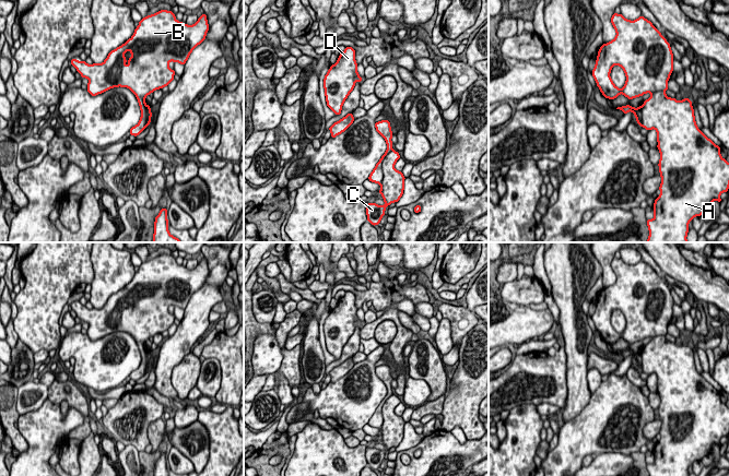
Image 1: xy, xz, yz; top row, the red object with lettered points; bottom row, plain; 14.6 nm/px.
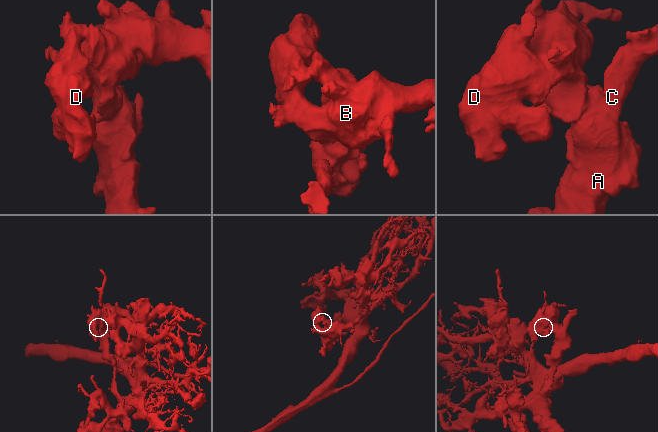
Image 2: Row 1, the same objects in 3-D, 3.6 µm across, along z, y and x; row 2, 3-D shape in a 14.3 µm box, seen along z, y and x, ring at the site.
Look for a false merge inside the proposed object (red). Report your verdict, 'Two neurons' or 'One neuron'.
One neuron

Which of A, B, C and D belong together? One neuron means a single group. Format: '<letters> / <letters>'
A B C D

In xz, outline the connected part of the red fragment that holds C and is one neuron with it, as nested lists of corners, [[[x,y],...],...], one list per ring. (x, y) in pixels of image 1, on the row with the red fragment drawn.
[[[381,120],[375,123],[376,131],[385,139],[387,151],[376,164],[371,172],[368,180],[380,185],[379,193],[381,194],[385,205],[376,203],[366,204],[367,221],[373,225],[378,225],[385,215],[386,207],[400,200],[404,190],[404,179],[402,171],[395,169],[396,162],[400,158],[398,152],[392,150],[392,132],[390,122]]]

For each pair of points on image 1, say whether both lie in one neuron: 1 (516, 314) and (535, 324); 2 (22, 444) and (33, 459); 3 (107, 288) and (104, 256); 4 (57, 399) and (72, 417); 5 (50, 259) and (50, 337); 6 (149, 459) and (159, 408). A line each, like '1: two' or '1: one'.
1: one
2: two
3: one
4: two
5: one
6: two

